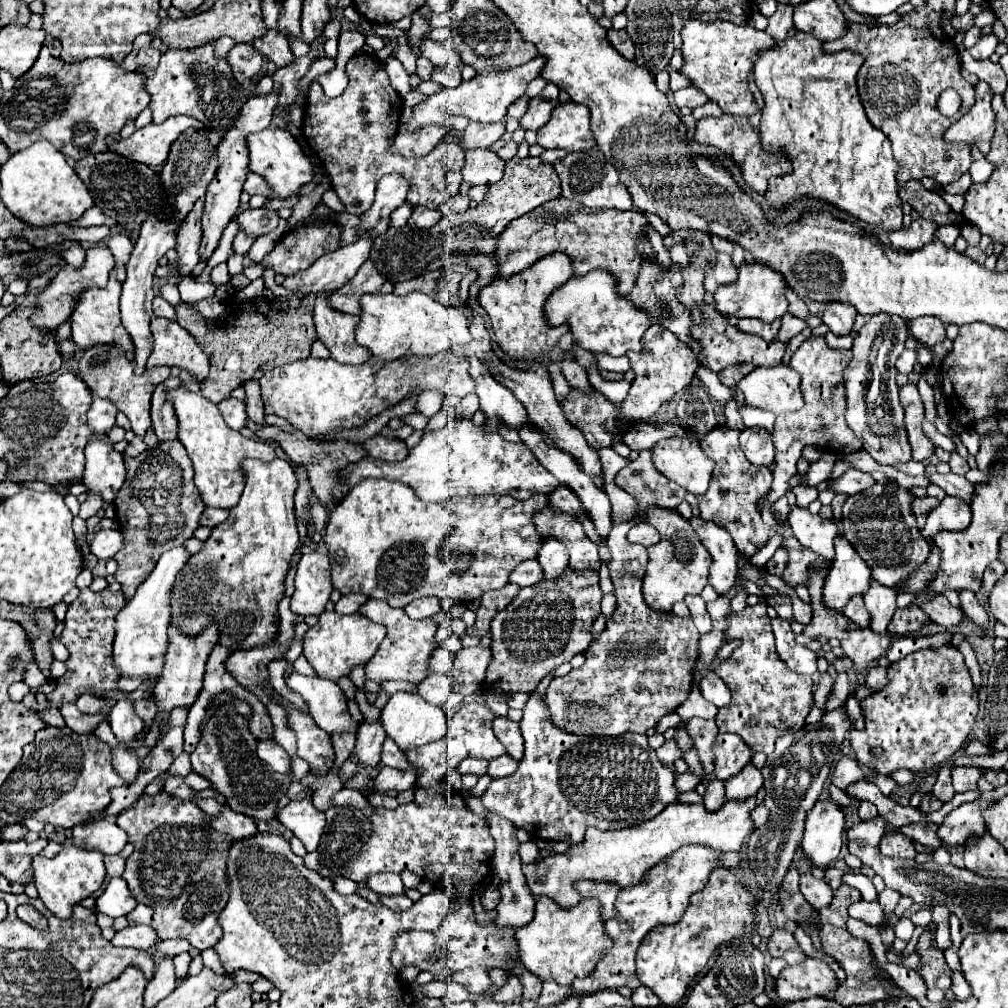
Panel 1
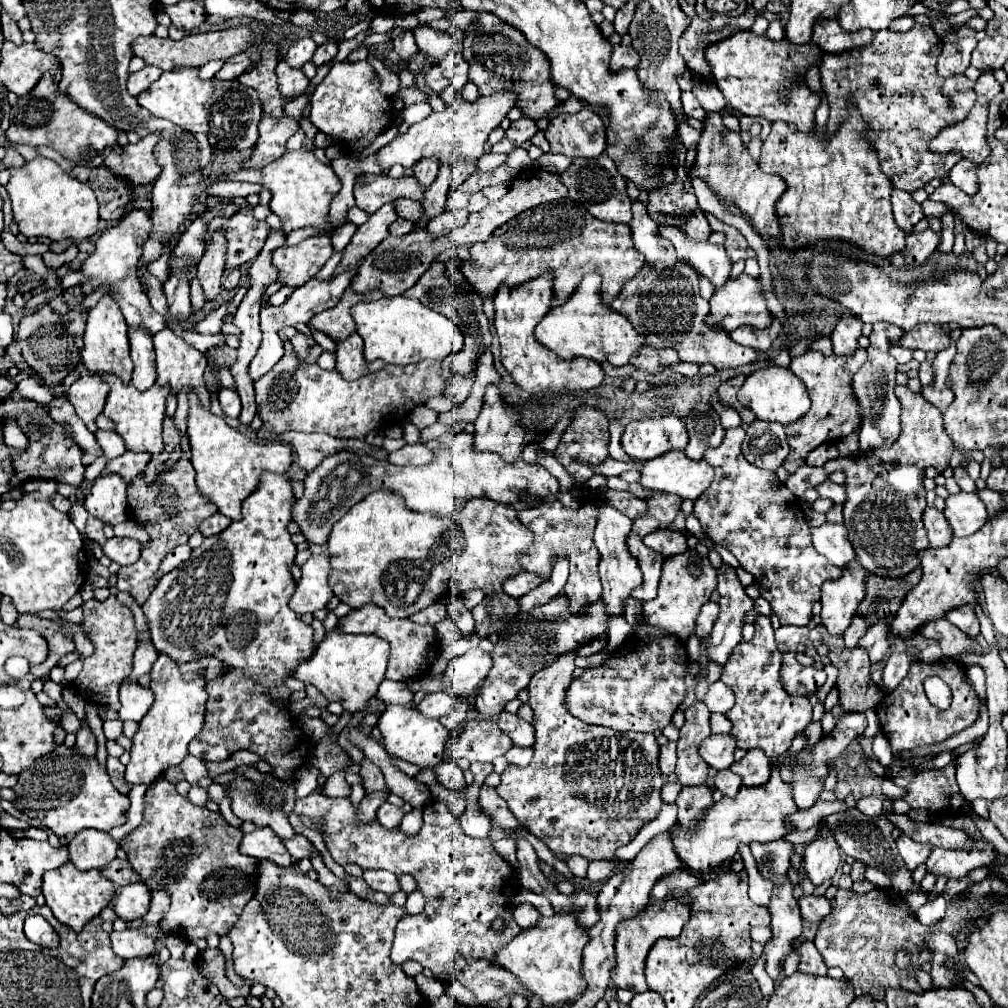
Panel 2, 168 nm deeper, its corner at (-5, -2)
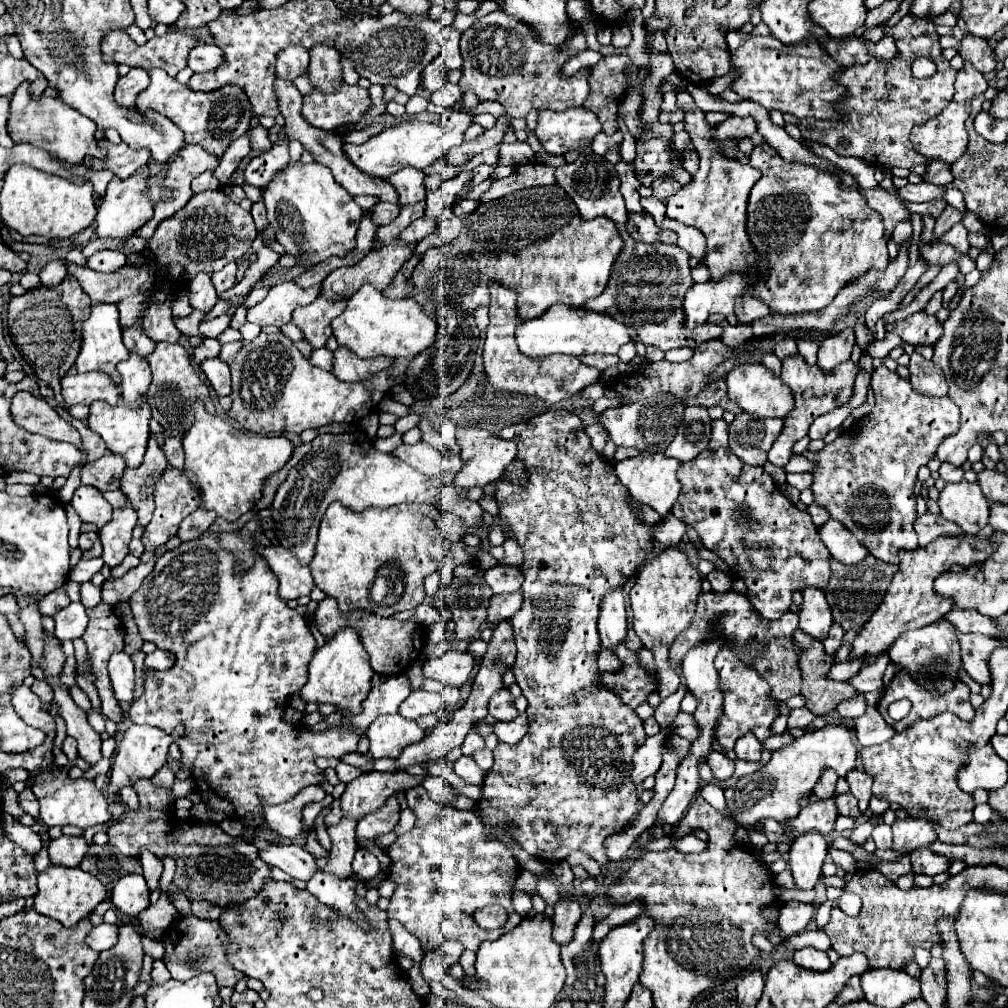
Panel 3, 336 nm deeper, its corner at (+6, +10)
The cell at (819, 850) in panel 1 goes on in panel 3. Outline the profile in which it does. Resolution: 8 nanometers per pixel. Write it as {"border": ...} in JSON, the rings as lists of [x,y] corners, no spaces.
{"border":[[[819,834],[799,836],[791,844],[789,868],[797,888],[809,890],[817,884],[825,856],[827,856],[827,842]]]}

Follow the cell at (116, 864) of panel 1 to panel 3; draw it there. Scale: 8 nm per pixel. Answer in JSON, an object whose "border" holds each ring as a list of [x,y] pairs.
{"border":[[[111,844],[107,846],[89,846],[85,858],[79,864],[81,870],[93,874],[95,878],[99,878],[105,886],[115,884],[121,876],[125,874],[141,874],[141,864],[137,858],[133,856],[123,856],[117,852],[117,848],[113,848]]]}

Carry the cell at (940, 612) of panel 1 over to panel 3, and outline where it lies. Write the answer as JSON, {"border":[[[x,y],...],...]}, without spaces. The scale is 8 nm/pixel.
{"border":[[[951,610],[947,614],[947,620],[953,622],[959,632],[981,632],[985,636],[997,634],[997,624],[973,610]]]}

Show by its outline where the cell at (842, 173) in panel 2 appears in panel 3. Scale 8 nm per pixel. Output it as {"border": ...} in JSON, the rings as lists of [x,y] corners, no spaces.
{"border":[[[757,146],[753,148],[753,154],[749,158],[749,164],[753,168],[757,168],[761,172],[761,178],[759,182],[751,188],[751,194],[749,194],[749,200],[747,200],[747,234],[749,234],[749,240],[755,248],[755,252],[759,254],[759,266],[765,266],[763,268],[763,274],[765,274],[765,280],[761,280],[763,284],[755,288],[755,296],[759,296],[769,308],[771,312],[775,314],[803,314],[803,312],[815,312],[815,310],[821,310],[825,306],[831,304],[831,300],[835,298],[835,294],[851,280],[857,280],[859,276],[867,274],[869,270],[877,270],[877,272],[883,272],[889,264],[889,254],[887,254],[887,242],[883,238],[883,220],[879,214],[875,214],[875,210],[871,210],[867,206],[867,202],[863,200],[863,196],[857,192],[857,190],[841,190],[839,188],[839,180],[835,174],[825,174],[825,172],[819,172],[815,170],[813,166],[805,166],[805,164],[795,164],[795,162],[787,162],[783,160],[771,146]]]}

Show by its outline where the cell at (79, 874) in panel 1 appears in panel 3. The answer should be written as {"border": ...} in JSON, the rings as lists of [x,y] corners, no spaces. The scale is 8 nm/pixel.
{"border":[[[53,864],[49,870],[41,872],[37,880],[39,880],[39,892],[35,896],[33,908],[43,916],[61,922],[67,928],[75,926],[81,918],[89,916],[97,908],[97,904],[105,900],[105,894],[107,894],[105,886],[95,876],[83,872],[81,868],[65,868],[65,866]]]}

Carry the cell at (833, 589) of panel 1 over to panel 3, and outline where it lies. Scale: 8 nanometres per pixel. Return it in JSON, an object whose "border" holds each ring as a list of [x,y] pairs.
{"border":[[[809,588],[803,592],[803,604],[799,608],[799,628],[813,636],[815,640],[823,642],[831,628],[831,610],[821,590]]]}

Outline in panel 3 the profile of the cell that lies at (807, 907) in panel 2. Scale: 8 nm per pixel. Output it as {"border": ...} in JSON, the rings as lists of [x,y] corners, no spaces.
{"border":[[[787,904],[781,908],[779,920],[777,920],[777,928],[779,928],[779,936],[781,942],[785,942],[789,936],[795,936],[799,932],[803,932],[809,924],[809,920],[813,918],[813,906],[807,904]]]}

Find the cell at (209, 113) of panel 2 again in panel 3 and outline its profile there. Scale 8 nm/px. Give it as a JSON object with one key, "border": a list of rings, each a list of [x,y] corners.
{"border":[[[149,70],[149,76],[151,76],[151,84],[147,90],[139,94],[137,110],[141,112],[155,110],[165,118],[169,118],[175,126],[179,126],[185,132],[187,144],[199,144],[207,152],[215,156],[223,156],[229,144],[249,130],[251,104],[241,88],[223,86],[213,92],[193,92],[163,70]]]}

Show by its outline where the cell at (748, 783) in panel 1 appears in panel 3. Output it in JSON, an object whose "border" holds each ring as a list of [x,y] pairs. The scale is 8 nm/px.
{"border":[[[751,734],[741,736],[741,738],[735,742],[735,754],[737,754],[737,758],[741,758],[741,760],[759,760],[759,758],[761,758],[761,750],[763,750],[763,746],[761,746],[759,740],[755,740],[755,736],[751,736]]]}

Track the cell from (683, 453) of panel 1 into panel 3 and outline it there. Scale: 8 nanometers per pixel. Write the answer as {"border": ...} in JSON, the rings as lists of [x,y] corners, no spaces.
{"border":[[[641,452],[637,458],[627,458],[615,464],[615,472],[623,486],[629,488],[631,496],[639,500],[641,504],[651,506],[657,512],[671,512],[671,506],[675,504],[679,496],[679,482],[677,482],[677,468],[681,464],[665,454],[655,452]]]}

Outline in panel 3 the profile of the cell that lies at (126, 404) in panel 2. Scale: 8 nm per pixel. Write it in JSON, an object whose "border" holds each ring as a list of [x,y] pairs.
{"border":[[[95,402],[91,404],[91,412],[87,418],[87,426],[101,434],[101,438],[107,444],[107,450],[111,454],[117,454],[125,460],[127,468],[137,468],[143,460],[145,448],[147,448],[147,440],[149,440],[149,420],[151,420],[151,410],[149,404],[143,404],[143,408],[139,410],[131,410],[127,408],[123,402],[117,404],[117,408],[105,404],[105,402]]]}

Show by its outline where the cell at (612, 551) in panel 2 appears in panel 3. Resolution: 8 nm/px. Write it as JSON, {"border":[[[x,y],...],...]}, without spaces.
{"border":[[[623,588],[611,590],[601,604],[599,612],[599,636],[603,648],[615,648],[627,638],[627,614],[623,602]]]}

